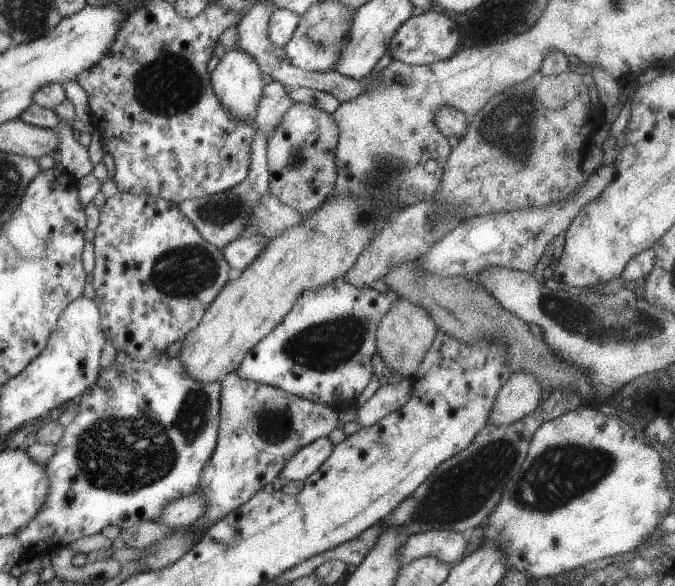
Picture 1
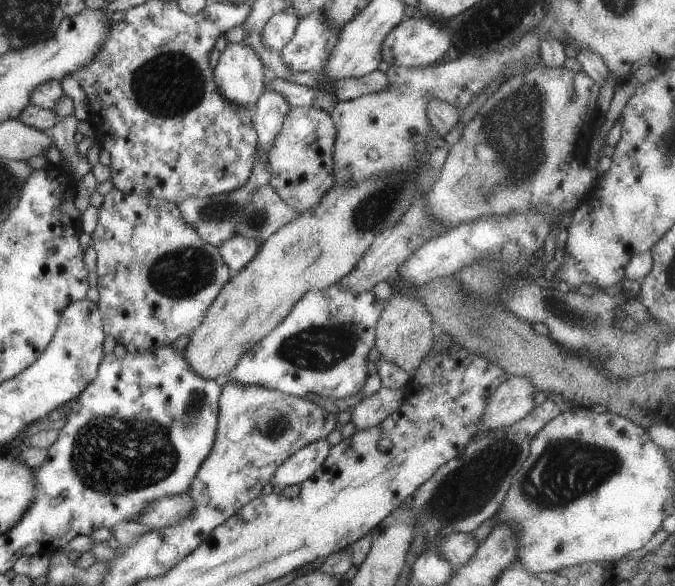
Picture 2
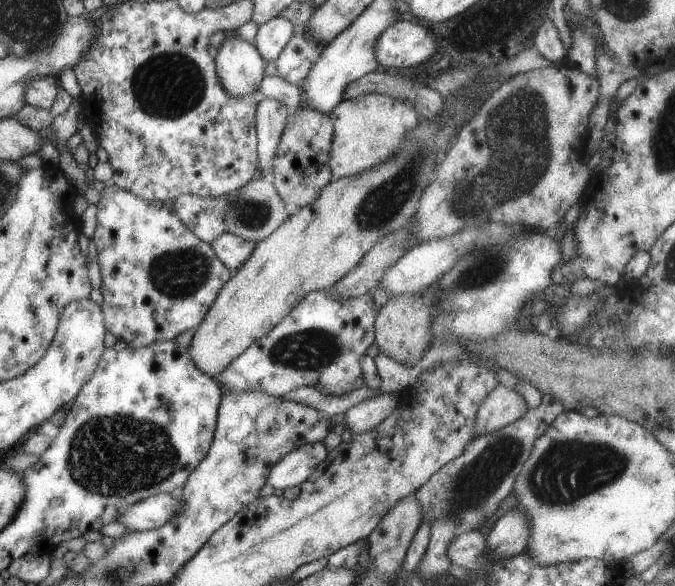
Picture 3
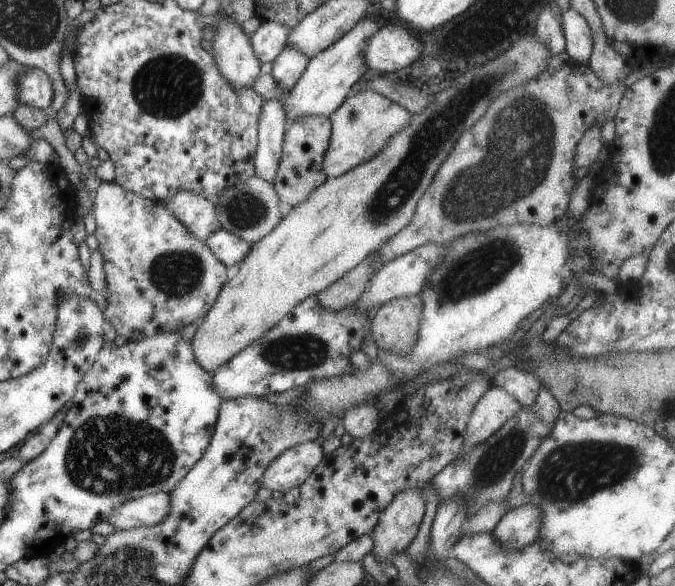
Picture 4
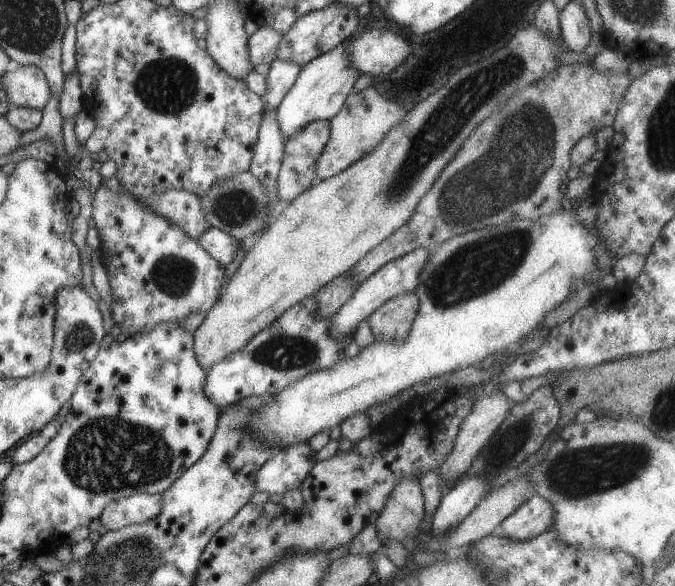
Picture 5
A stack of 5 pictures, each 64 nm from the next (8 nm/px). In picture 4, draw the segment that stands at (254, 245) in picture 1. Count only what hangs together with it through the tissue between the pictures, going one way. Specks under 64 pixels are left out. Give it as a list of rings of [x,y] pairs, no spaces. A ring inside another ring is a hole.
[[[222,229],[211,232],[209,237],[203,240],[203,244],[225,267],[233,266],[237,262],[241,263],[251,248],[241,238],[237,238],[237,236],[233,236],[233,234]]]

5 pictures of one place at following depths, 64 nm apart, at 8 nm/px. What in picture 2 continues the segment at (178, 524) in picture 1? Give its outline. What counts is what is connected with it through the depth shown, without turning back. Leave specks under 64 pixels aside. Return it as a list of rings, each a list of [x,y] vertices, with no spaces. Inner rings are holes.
[[[185,493],[163,496],[149,502],[142,512],[135,514],[135,518],[131,522],[145,525],[150,529],[173,526],[173,524],[181,522],[181,518],[187,518],[191,508],[193,508],[193,502]]]

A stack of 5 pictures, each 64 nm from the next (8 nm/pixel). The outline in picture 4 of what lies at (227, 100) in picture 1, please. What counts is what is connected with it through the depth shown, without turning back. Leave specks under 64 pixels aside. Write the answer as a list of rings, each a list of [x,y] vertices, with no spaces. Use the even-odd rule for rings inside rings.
[[[219,14],[217,20],[213,22],[215,35],[211,41],[211,56],[220,74],[233,86],[233,88],[250,88],[253,80],[260,76],[259,67],[262,65],[255,57],[249,38],[241,29],[241,24],[237,20],[233,22],[229,16]]]

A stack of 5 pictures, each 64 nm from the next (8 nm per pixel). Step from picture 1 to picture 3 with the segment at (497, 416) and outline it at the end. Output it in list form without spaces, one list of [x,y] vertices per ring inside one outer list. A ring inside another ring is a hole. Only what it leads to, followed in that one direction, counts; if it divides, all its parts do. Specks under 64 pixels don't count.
[[[495,386],[477,408],[471,438],[501,429],[523,416],[527,408],[519,392],[509,390],[507,386]]]

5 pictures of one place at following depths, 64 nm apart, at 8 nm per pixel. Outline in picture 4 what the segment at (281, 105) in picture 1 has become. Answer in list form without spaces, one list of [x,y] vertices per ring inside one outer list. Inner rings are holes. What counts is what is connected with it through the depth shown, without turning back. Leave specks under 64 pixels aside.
[[[270,99],[264,100],[259,110],[253,175],[265,182],[273,182],[275,178],[286,128],[281,103]]]

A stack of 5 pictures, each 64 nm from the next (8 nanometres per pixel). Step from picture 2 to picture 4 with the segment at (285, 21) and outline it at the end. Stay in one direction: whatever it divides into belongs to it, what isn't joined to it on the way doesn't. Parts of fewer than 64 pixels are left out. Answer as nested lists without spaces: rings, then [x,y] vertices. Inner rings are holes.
[[[275,20],[264,21],[249,37],[251,50],[261,63],[272,62],[285,47],[285,38],[290,29]]]

